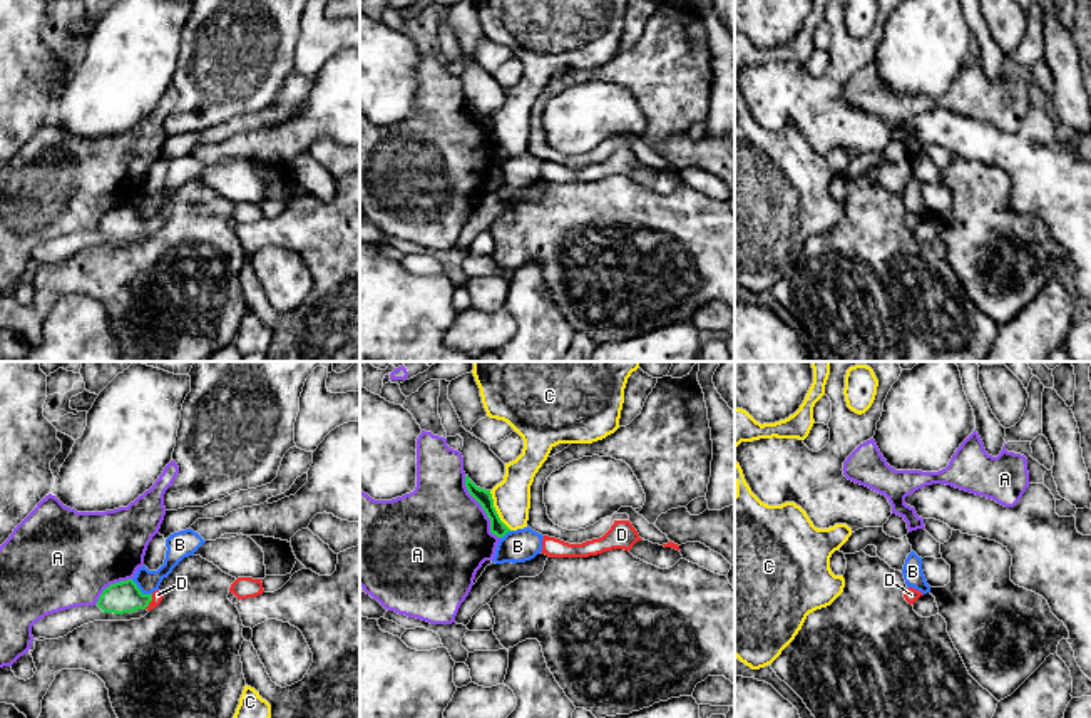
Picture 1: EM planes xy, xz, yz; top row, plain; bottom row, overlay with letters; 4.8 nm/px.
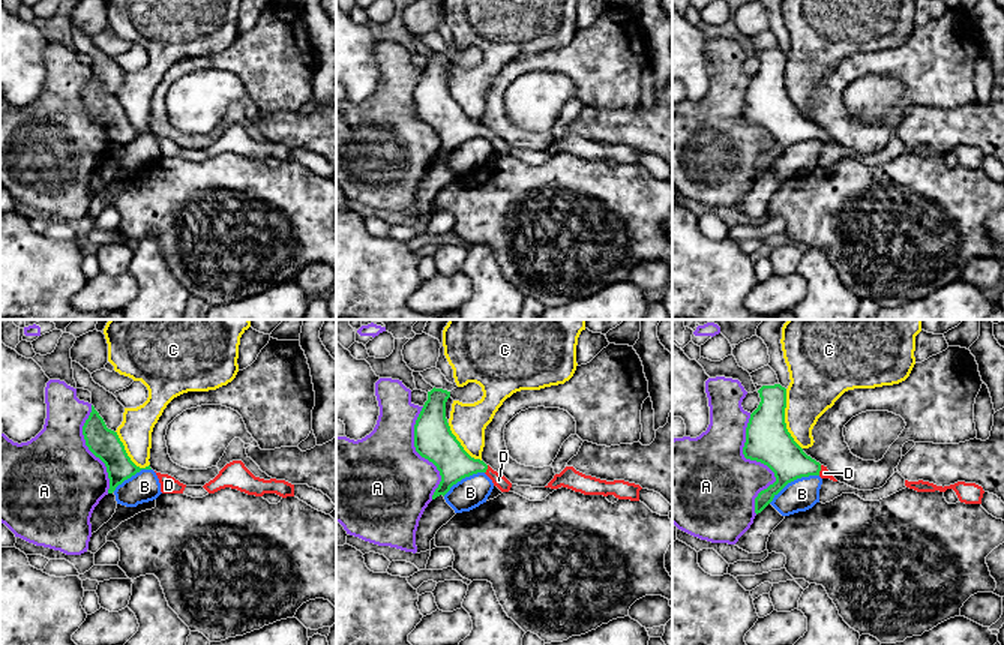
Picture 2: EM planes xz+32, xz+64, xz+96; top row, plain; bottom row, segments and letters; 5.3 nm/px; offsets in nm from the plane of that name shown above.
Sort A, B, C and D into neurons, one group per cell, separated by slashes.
A / B / C / D

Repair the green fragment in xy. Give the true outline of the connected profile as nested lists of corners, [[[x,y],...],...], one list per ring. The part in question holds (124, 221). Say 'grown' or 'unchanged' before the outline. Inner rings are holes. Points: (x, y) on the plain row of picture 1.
grown; [[[132,204],[110,209],[100,219],[97,231],[104,238],[124,239],[134,238],[137,234],[154,234],[161,229],[164,223],[162,216],[154,216],[152,219],[142,219]]]

